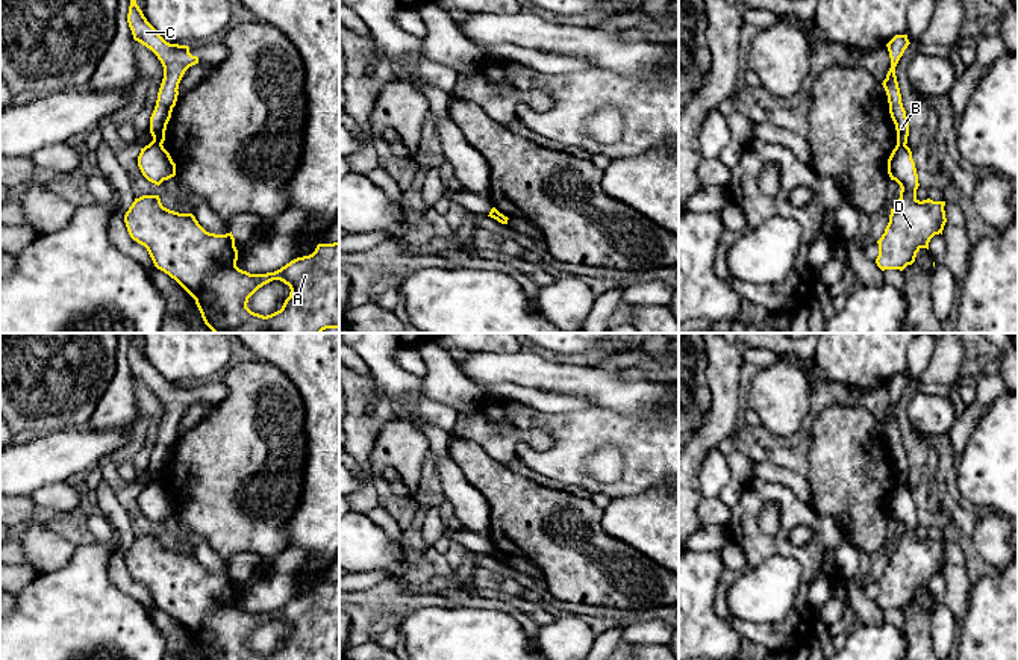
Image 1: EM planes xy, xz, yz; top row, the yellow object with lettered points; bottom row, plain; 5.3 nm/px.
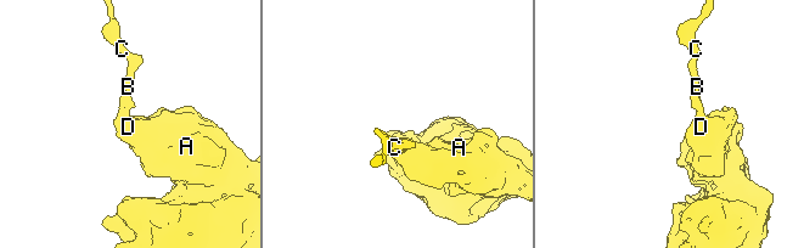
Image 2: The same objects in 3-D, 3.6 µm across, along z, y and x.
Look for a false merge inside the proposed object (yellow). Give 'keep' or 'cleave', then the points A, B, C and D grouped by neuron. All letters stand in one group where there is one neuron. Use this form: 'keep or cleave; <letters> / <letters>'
cleave; A D / B C

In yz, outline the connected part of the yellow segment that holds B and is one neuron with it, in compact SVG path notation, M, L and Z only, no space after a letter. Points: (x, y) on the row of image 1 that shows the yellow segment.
M895 35L886 44L889 58L891 58L891 68L886 74L886 79L882 83L888 95L889 114L895 124L897 142L904 145L907 144L907 136L909 136L909 121L901 103L901 94L900 94L897 76L895 76L895 67L909 44L910 42L907 39L907 35Z

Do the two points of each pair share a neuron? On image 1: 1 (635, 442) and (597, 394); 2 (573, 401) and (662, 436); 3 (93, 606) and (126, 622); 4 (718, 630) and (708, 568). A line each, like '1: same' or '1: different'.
1: different
2: different
3: same
4: same

